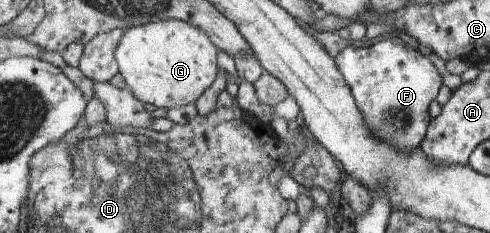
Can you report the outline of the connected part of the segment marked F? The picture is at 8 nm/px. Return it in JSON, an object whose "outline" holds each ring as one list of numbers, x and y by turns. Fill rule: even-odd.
{"outline":[[393,34,379,37,367,48,353,44,341,49,335,61,354,92,371,135,401,153,419,148,430,124,427,105,435,99,437,89,441,87,441,77,433,63,419,55,417,49,400,45]]}

